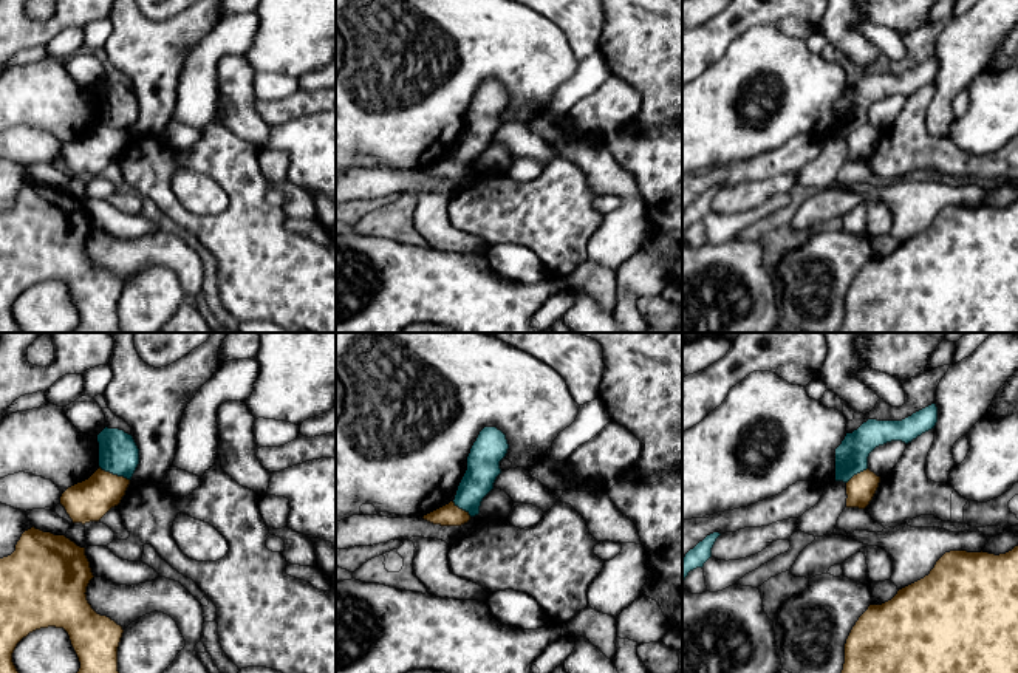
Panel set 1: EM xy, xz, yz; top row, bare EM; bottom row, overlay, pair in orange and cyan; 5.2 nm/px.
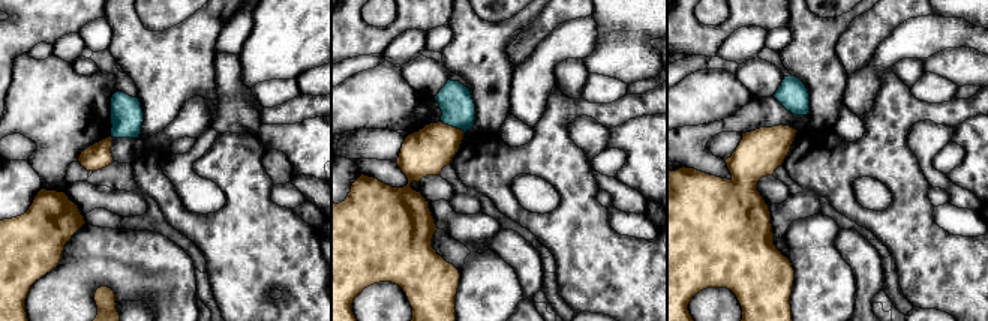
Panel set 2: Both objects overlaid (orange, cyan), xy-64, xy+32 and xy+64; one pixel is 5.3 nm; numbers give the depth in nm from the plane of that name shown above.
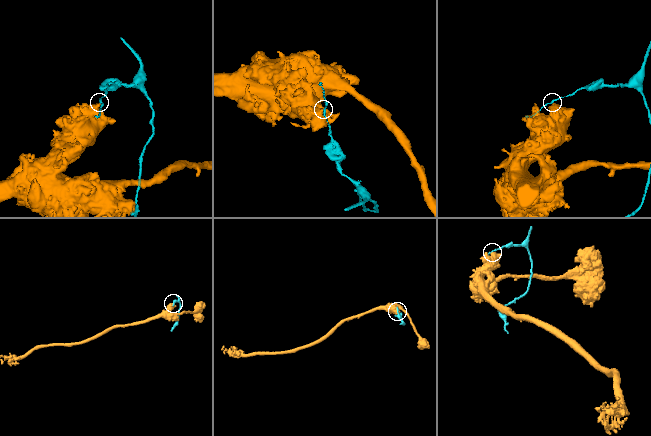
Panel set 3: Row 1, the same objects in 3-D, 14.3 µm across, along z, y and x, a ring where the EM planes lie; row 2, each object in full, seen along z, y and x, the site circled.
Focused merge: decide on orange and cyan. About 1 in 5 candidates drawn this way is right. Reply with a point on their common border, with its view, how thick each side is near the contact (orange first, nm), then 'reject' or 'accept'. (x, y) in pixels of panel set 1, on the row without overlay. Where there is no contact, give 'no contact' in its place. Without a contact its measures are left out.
contact xy (115, 129); calibres 220 and 200 nm; reject

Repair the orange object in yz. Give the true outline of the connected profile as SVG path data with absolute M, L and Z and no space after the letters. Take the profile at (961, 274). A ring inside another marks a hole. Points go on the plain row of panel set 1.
M1018 200L1006 207L950 204L924 232L902 241L882 257L869 258L845 297L845 317L839 333L1018 333Z

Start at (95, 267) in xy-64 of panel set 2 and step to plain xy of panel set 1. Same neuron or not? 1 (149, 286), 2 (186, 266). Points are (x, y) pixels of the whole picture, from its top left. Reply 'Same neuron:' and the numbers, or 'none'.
Same neuron: 2

